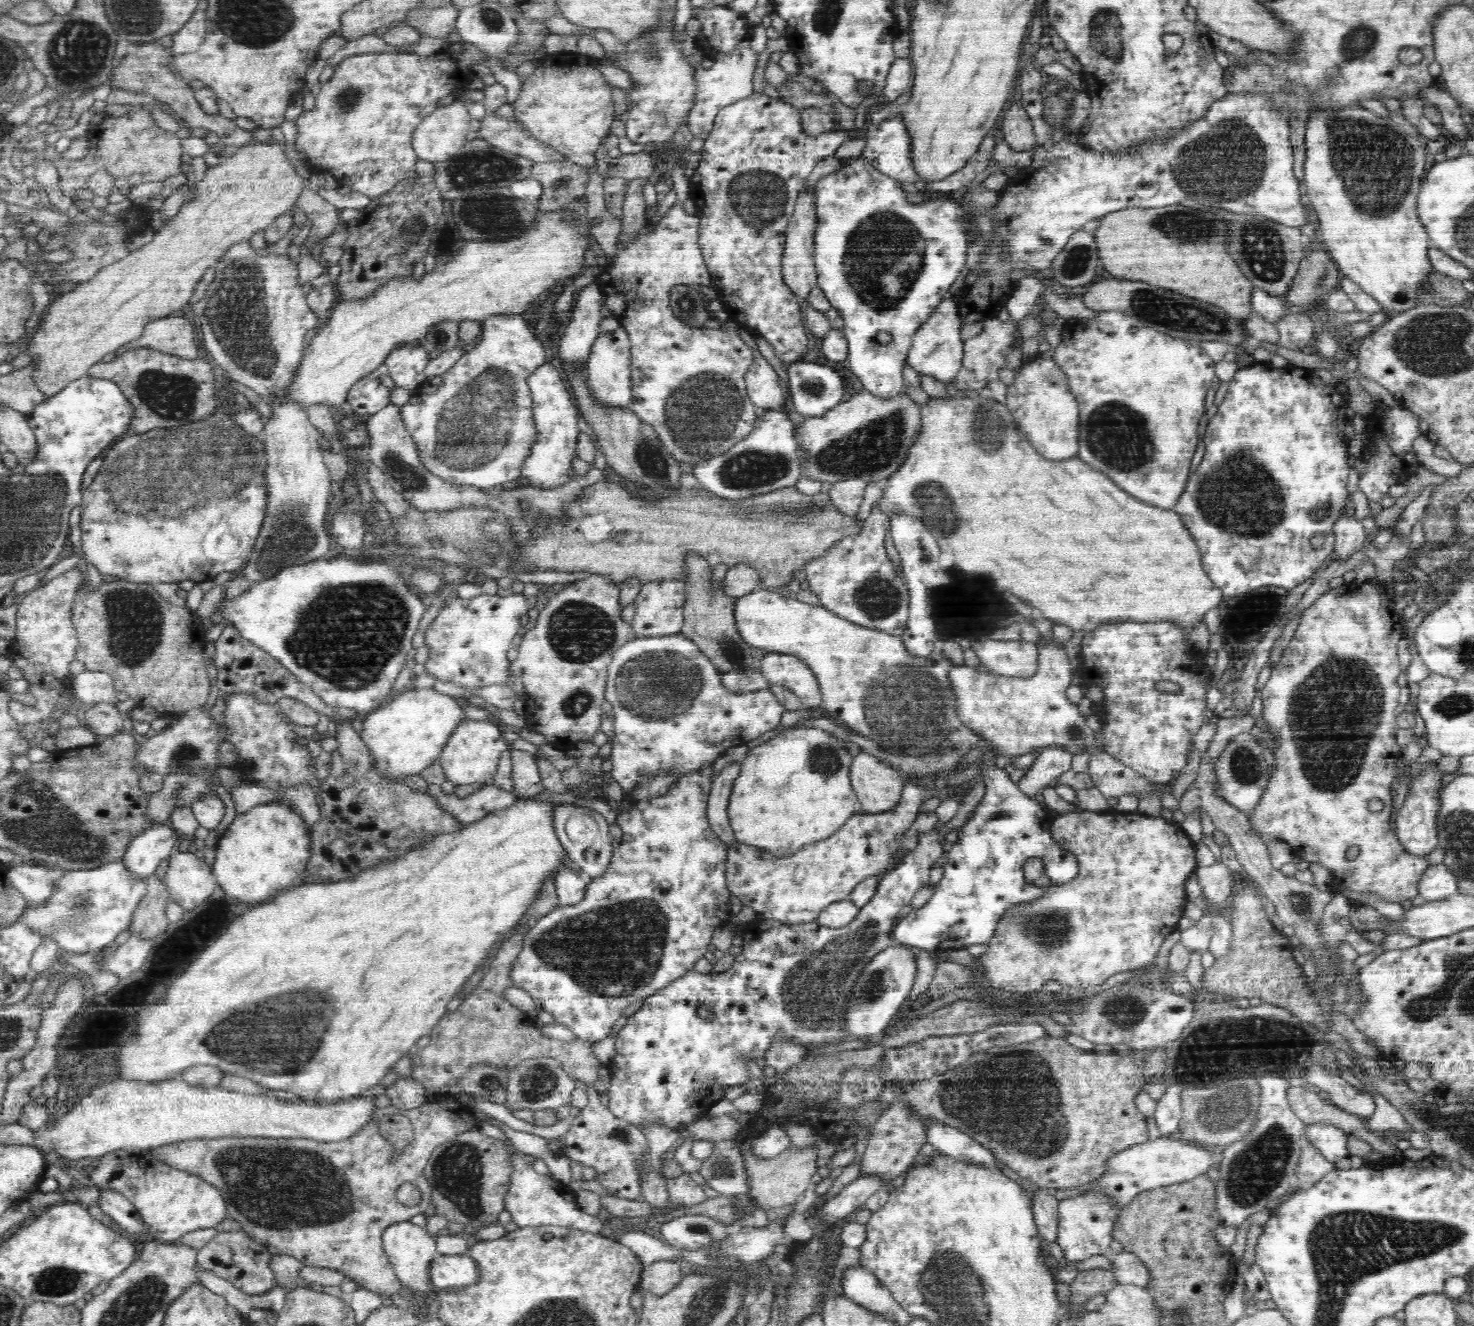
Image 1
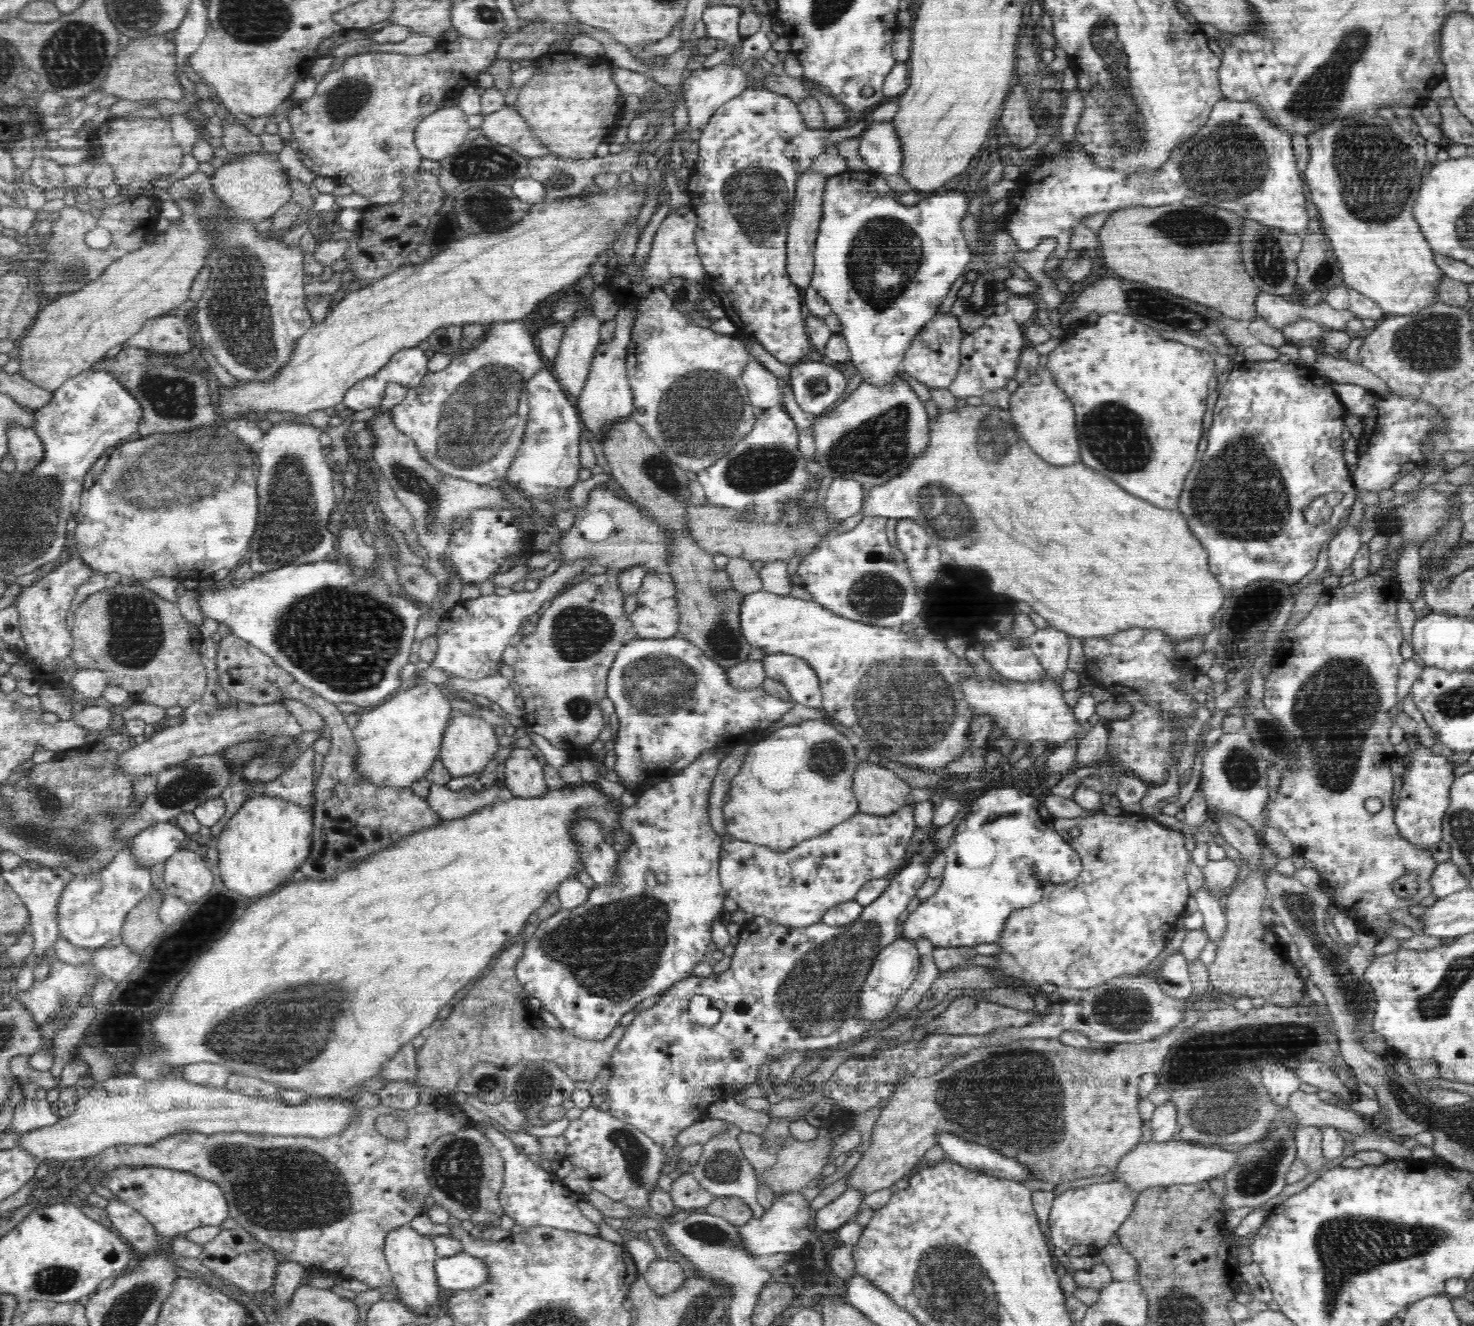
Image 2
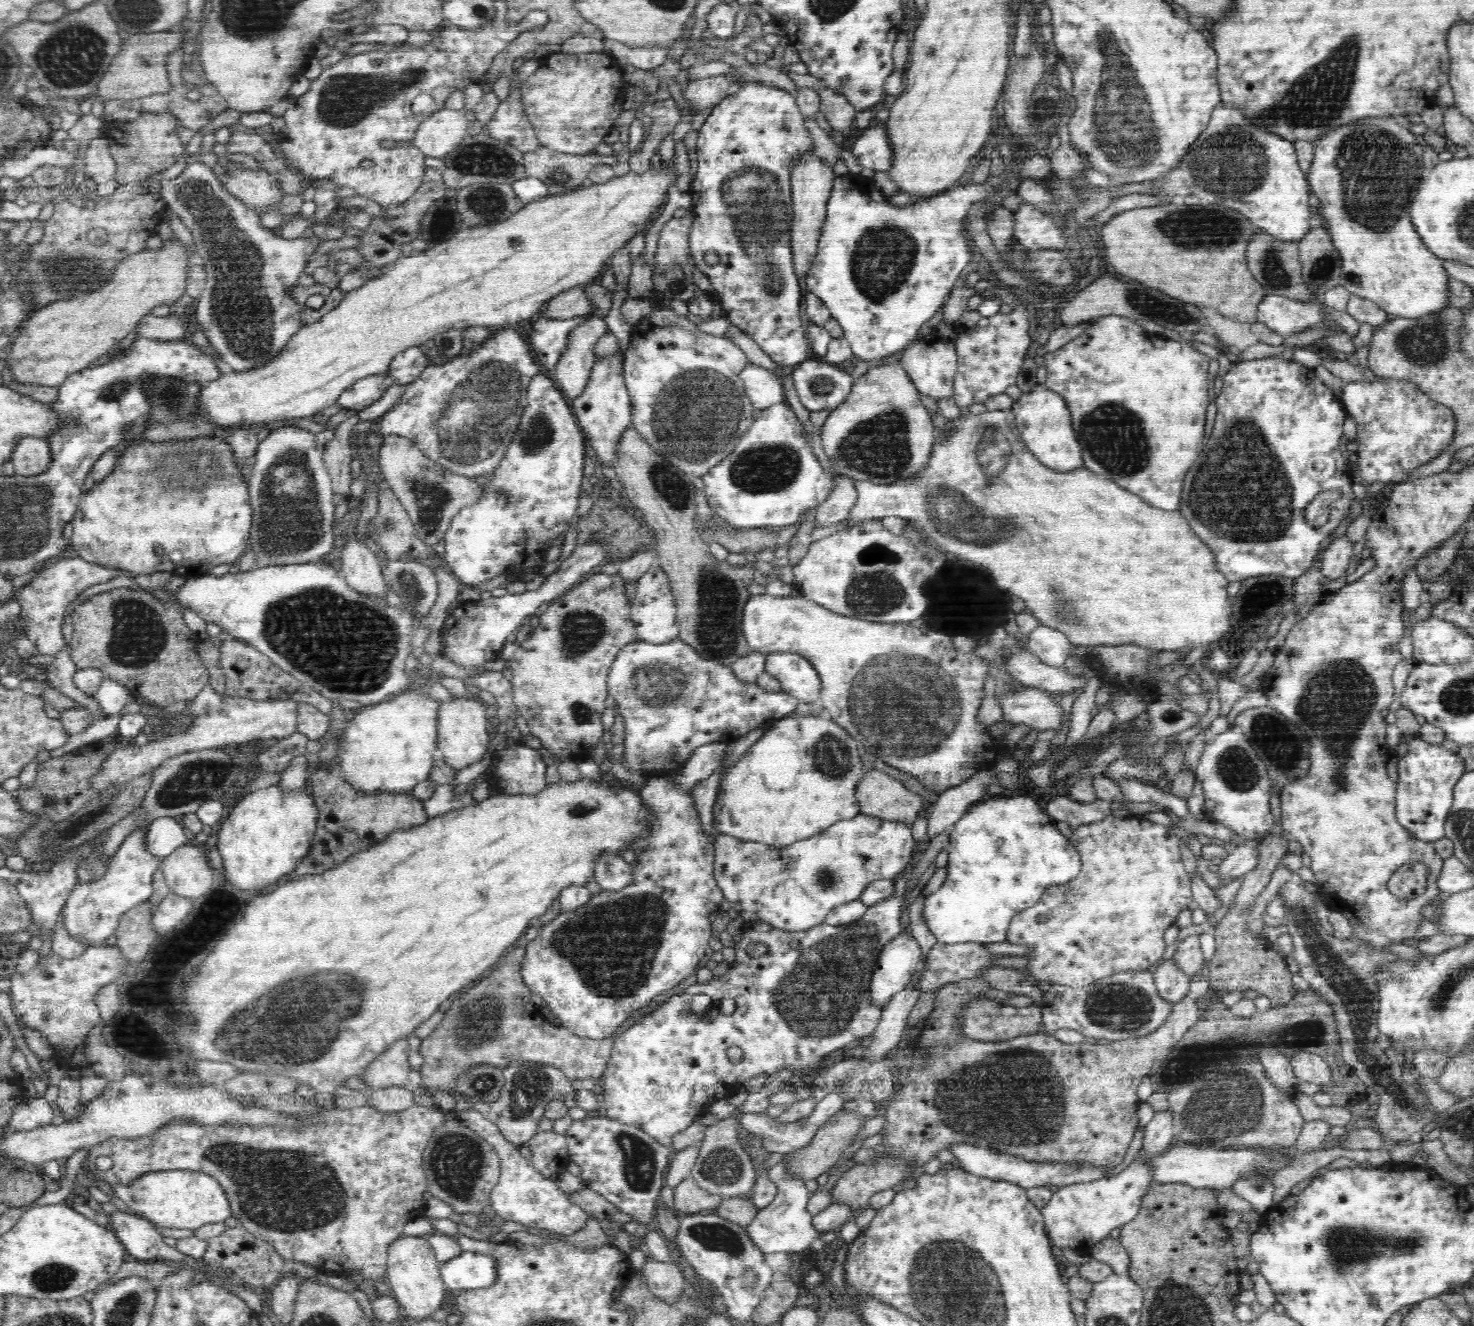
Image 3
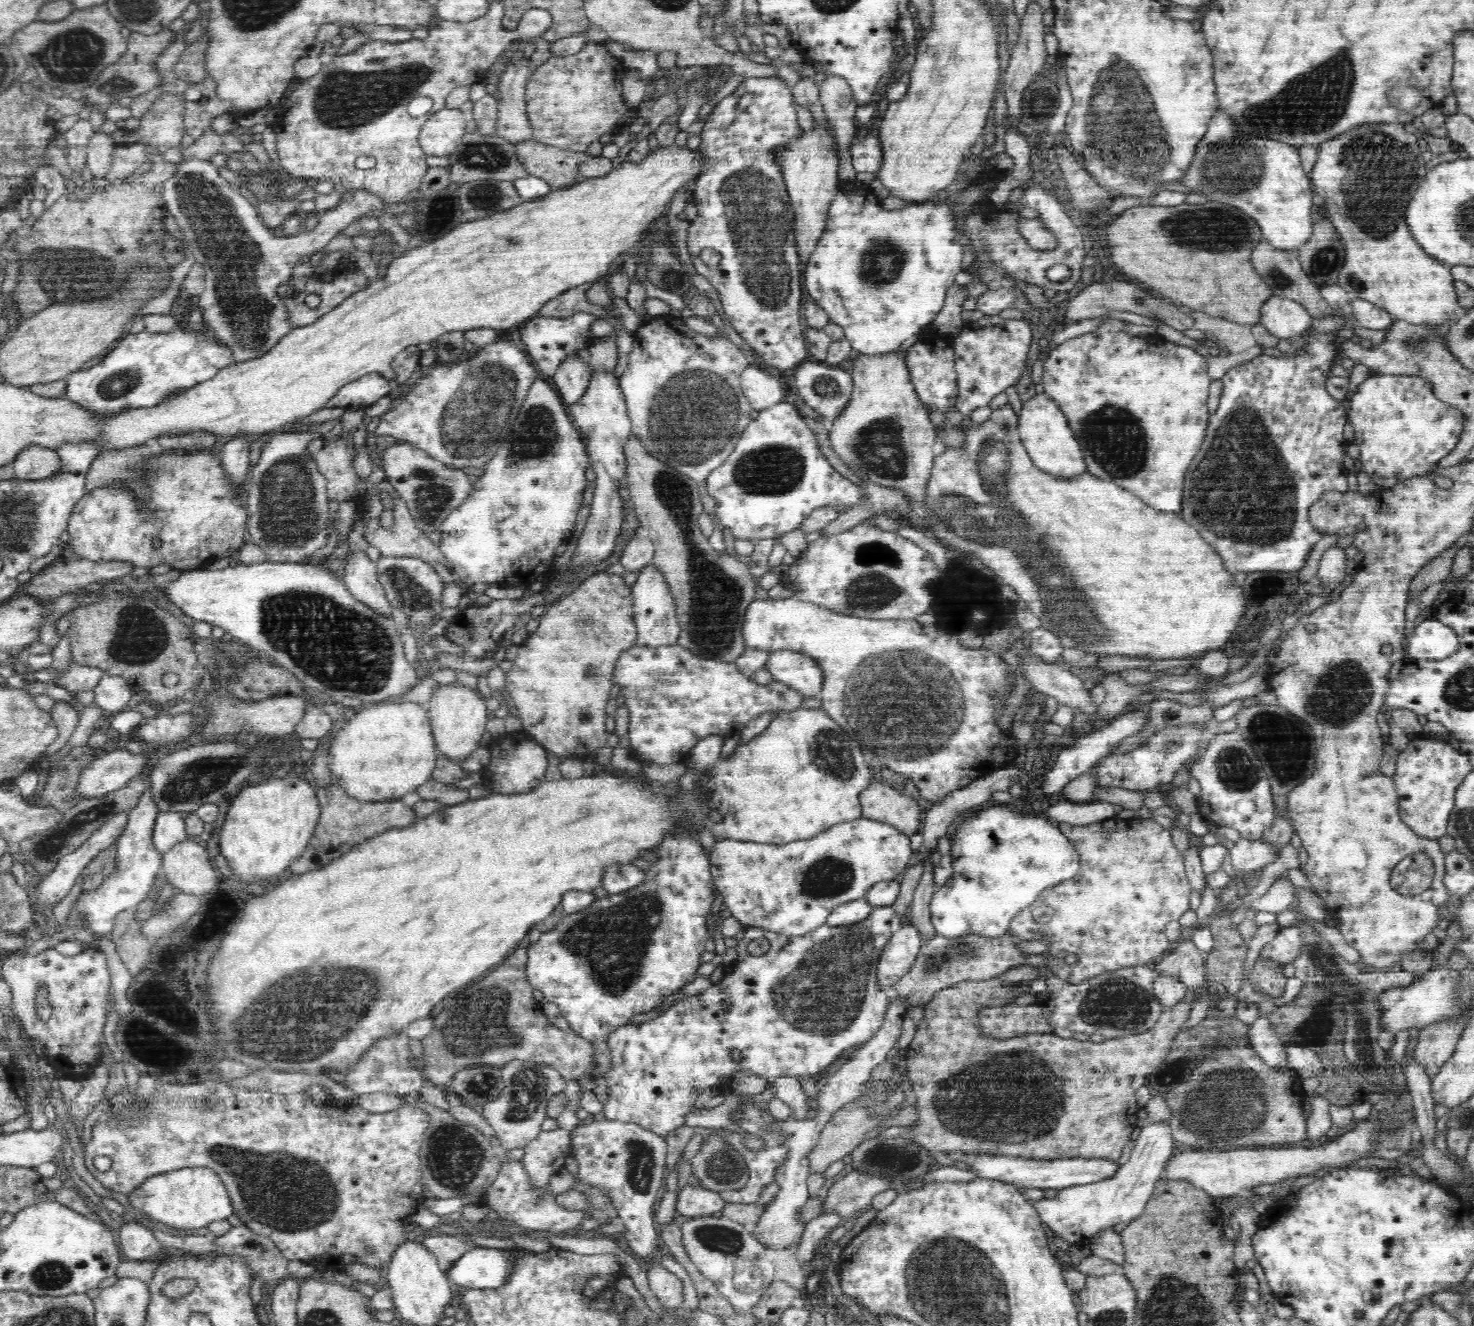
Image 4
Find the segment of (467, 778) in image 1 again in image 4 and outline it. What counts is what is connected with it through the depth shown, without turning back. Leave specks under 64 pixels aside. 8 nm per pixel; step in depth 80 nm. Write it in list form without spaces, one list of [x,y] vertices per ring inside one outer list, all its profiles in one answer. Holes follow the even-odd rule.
[[[440,686],[430,702],[430,726],[438,752],[460,763],[466,760],[472,752],[483,746],[482,734],[485,725],[491,717],[486,707],[486,698],[478,696],[478,690],[470,690],[466,686]]]

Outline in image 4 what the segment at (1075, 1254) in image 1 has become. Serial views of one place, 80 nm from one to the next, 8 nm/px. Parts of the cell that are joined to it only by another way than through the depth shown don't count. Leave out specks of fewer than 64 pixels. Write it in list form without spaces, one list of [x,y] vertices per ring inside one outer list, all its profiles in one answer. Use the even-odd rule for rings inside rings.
[[[1149,1123],[1142,1127],[1135,1140],[1135,1147],[1130,1153],[1127,1163],[1122,1165],[1114,1176],[1095,1182],[1092,1184],[1078,1185],[1059,1190],[1052,1199],[1036,1200],[1034,1209],[1041,1216],[1041,1222],[1053,1234],[1060,1236],[1070,1245],[1076,1245],[1086,1242],[1096,1236],[1098,1232],[1104,1232],[1106,1229],[1112,1229],[1120,1223],[1131,1223],[1137,1216],[1140,1216],[1145,1209],[1145,1204],[1150,1200],[1155,1184],[1162,1178],[1164,1167],[1167,1166],[1167,1160],[1177,1150],[1176,1142],[1172,1136],[1171,1125],[1168,1123]]]

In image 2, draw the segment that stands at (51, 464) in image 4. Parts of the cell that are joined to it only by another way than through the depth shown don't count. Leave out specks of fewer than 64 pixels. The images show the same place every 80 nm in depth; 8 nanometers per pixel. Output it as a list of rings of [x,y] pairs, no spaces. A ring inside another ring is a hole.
[[[14,426],[7,428],[8,450],[17,465],[17,470],[28,473],[38,468],[44,460],[44,445],[34,429]]]

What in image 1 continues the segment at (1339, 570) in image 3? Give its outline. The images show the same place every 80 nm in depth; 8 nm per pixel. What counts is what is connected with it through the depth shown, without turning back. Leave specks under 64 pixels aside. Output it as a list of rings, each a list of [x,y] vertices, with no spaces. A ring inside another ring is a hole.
[[[1345,511],[1334,524],[1335,545],[1332,554],[1336,561],[1348,560],[1355,552],[1358,552],[1365,544],[1367,538],[1364,526],[1355,516],[1348,516]]]

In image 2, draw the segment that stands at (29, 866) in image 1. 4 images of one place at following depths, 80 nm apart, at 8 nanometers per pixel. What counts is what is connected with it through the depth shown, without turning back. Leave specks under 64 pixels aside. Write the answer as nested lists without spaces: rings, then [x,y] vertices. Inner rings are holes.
[[[20,866],[14,870],[1,870],[2,877],[15,890],[30,913],[29,925],[30,933],[35,939],[34,949],[32,950],[33,960],[39,962],[46,954],[51,954],[55,943],[60,940],[58,923],[56,918],[57,902],[60,900],[61,892],[65,884],[74,876],[64,867],[40,867],[33,870],[27,866]]]

